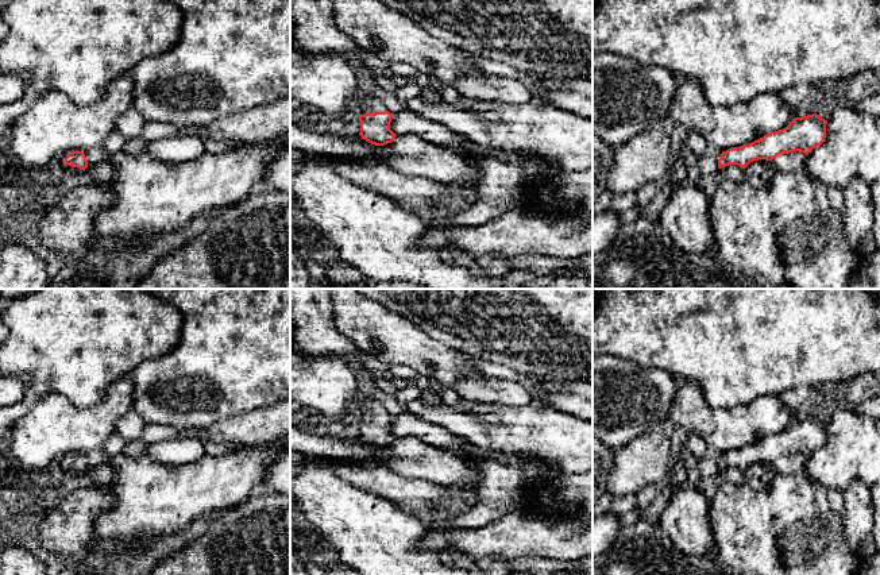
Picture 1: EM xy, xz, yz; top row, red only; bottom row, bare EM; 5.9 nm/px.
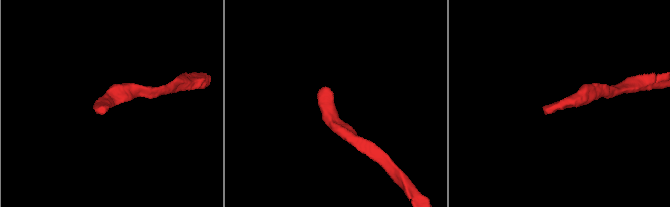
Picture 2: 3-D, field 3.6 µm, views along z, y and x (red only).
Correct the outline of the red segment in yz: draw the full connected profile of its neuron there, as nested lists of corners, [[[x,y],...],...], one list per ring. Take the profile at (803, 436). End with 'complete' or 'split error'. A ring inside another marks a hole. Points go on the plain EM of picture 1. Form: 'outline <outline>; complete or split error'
outline [[[817,416],[795,420],[783,432],[767,436],[749,447],[722,454],[718,462],[718,470],[737,467],[745,471],[753,463],[772,463],[780,456],[794,454],[800,454],[807,458],[813,451],[825,444],[826,427],[827,422]]]; complete

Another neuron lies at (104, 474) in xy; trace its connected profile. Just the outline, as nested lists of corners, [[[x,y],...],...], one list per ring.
[[[105,458],[100,464],[92,467],[88,472],[101,487],[112,485],[116,479],[116,471],[109,458]]]

